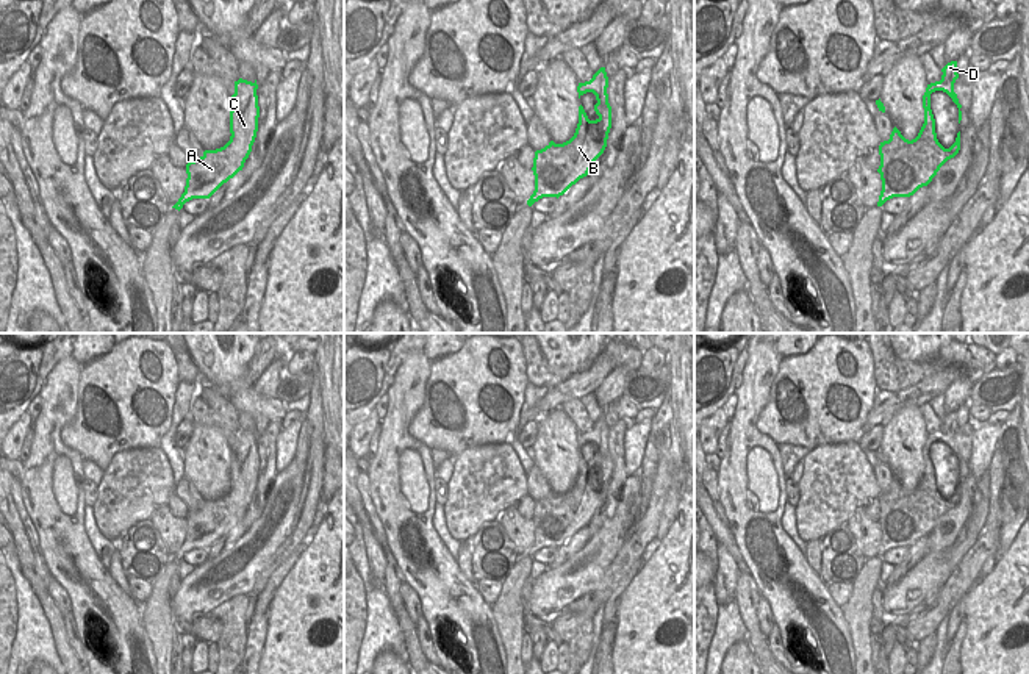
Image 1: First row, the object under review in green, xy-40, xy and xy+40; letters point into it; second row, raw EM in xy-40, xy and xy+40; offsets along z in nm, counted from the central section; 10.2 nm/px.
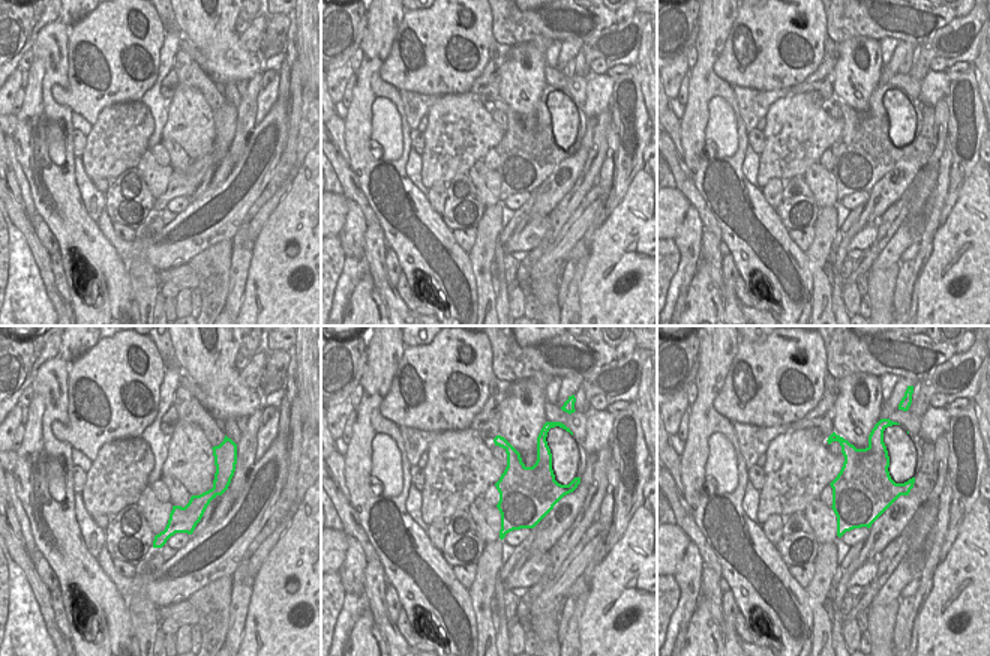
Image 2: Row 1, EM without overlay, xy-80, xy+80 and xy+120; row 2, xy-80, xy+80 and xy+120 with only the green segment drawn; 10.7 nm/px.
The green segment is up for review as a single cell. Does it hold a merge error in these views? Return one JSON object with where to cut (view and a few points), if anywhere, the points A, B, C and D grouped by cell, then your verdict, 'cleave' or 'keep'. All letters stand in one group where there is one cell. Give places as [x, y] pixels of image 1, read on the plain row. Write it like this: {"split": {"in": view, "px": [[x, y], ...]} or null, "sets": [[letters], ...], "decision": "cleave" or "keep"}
{"split": {"in": "xy+40", "px": [[957, 426], [942, 430]]}, "sets": [["A", "B", "C"], ["D"]], "decision": "cleave"}

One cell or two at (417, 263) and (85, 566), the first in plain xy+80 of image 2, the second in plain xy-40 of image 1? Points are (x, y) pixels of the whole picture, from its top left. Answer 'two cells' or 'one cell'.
one cell

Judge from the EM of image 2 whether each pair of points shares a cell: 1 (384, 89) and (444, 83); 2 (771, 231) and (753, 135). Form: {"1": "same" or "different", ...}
{"1": "different", "2": "different"}

